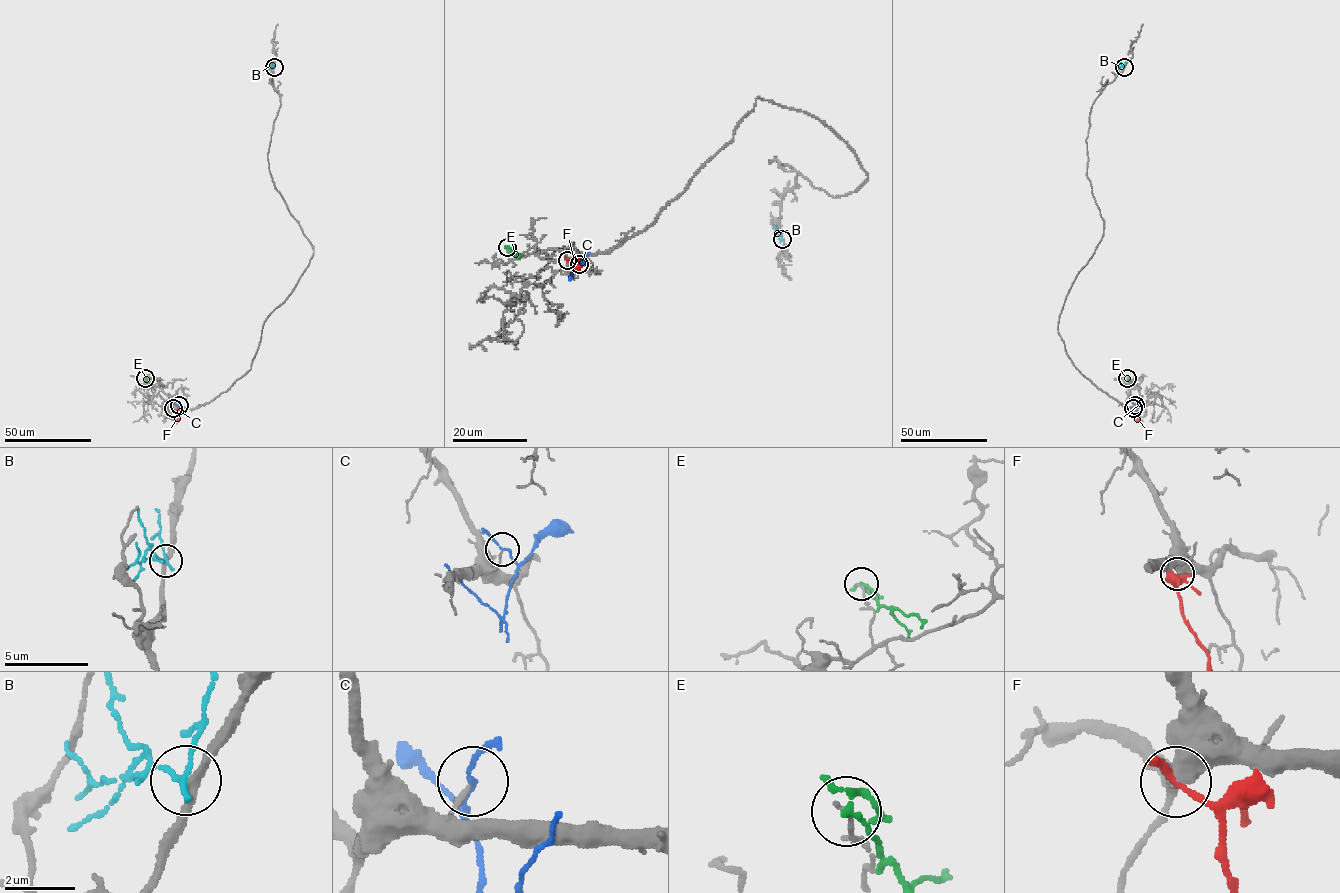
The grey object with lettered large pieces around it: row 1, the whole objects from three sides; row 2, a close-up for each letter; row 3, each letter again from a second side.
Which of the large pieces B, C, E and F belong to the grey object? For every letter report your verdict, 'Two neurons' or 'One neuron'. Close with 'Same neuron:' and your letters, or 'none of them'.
B: Two neurons
C: One neuron
E: Two neurons
F: Two neurons
Same neuron: C

